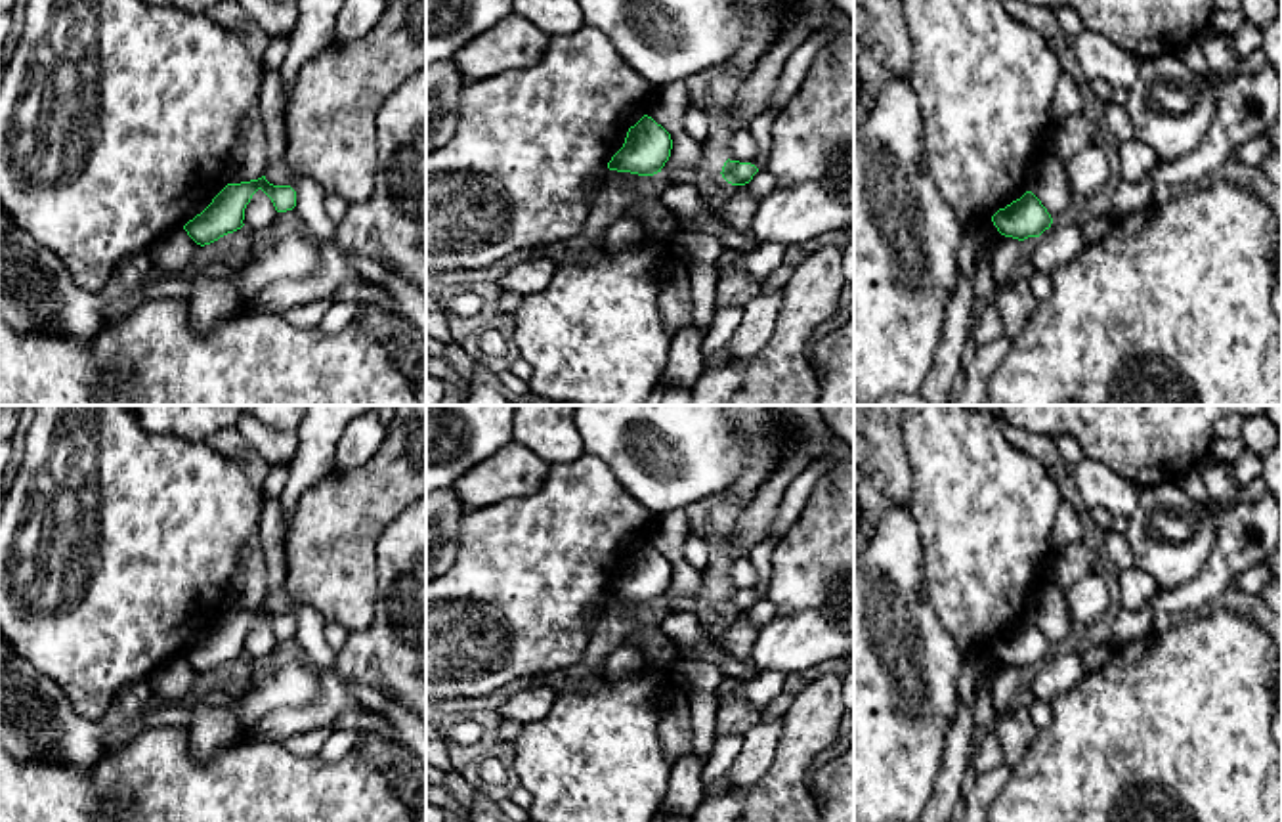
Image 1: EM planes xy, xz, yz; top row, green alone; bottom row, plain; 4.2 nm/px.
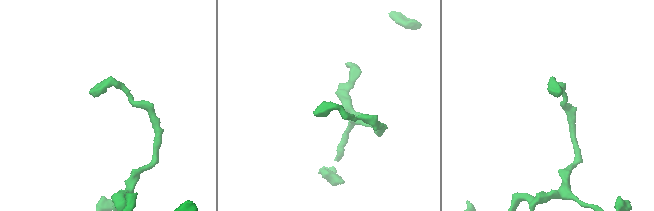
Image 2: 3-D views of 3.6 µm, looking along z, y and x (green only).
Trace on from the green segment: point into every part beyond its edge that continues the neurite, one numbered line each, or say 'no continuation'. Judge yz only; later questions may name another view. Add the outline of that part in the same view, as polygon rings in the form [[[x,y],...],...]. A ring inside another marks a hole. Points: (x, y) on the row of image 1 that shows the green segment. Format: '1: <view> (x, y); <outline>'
no continuation

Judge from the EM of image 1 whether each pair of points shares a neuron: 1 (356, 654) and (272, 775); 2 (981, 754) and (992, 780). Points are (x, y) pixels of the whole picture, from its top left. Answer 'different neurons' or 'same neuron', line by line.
1: different neurons
2: different neurons

